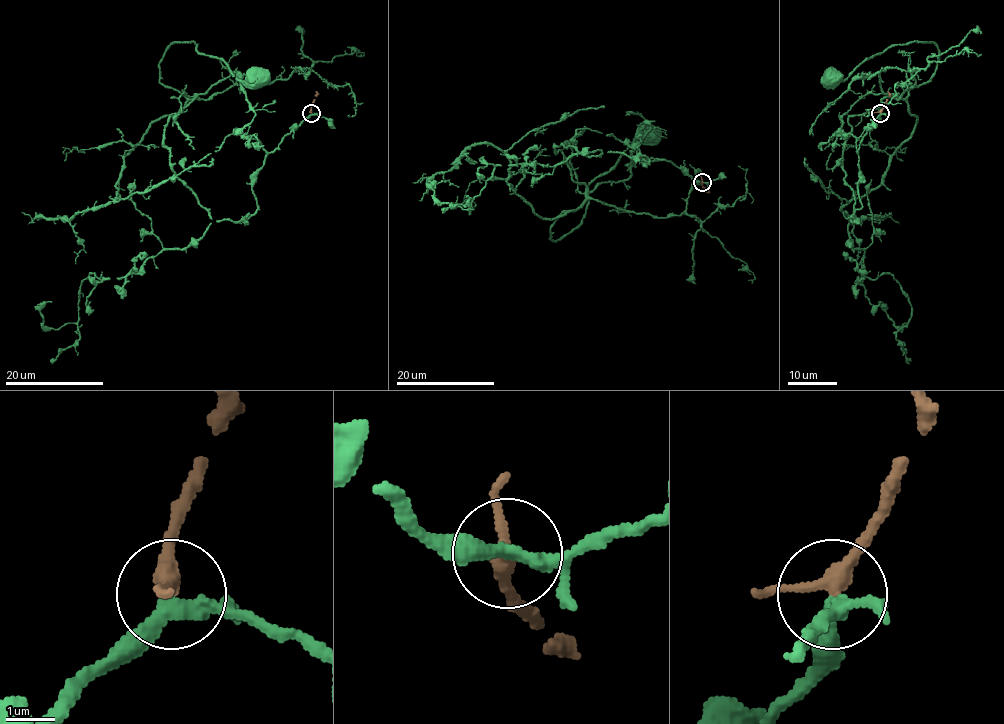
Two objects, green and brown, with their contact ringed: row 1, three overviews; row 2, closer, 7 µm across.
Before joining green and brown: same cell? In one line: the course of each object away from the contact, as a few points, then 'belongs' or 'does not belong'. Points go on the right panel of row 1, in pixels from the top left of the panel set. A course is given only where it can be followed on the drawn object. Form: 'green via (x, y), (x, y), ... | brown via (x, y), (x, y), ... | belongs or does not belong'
green via (880, 112), (859, 144), (853, 221), (848, 118), (927, 82), (938, 47), (890, 45), (842, 80), (829, 77) | brown via (880, 112), (889, 96), (888, 91) | belongs

